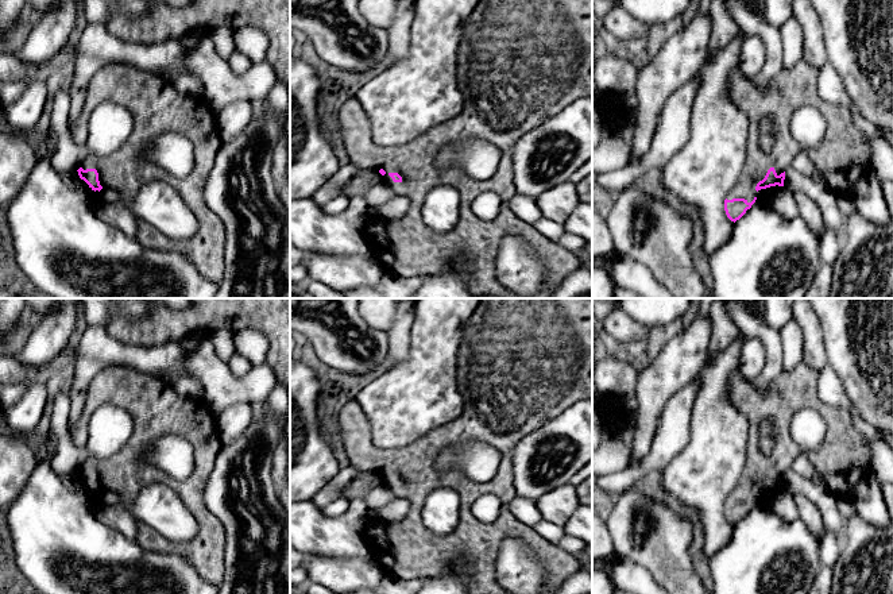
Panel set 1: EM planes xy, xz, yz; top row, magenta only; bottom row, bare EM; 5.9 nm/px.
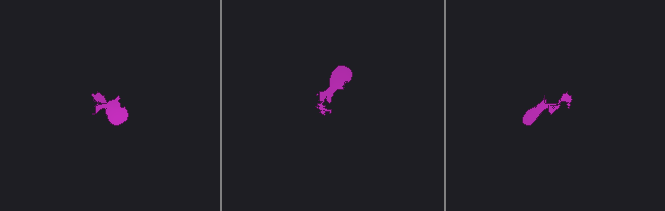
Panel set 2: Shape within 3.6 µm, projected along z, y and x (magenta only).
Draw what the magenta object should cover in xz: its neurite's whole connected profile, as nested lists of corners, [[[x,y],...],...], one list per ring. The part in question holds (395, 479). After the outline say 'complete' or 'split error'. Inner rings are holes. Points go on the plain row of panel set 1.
[[[483,298],[480,304],[478,305],[476,310],[472,313],[467,324],[464,325],[464,333],[461,339],[461,344],[459,348],[459,358],[457,358],[457,383],[461,386],[463,396],[464,396],[464,410],[460,417],[440,425],[432,431],[429,431],[422,437],[417,439],[414,443],[395,450],[380,450],[372,444],[371,439],[371,427],[367,416],[364,414],[360,405],[356,402],[356,400],[349,401],[339,413],[340,418],[340,429],[341,429],[341,439],[344,443],[345,454],[349,459],[349,463],[355,466],[360,472],[364,471],[375,471],[378,472],[384,482],[384,486],[394,494],[397,498],[403,498],[410,504],[410,509],[406,514],[406,517],[401,521],[382,521],[376,520],[370,522],[368,526],[364,528],[364,536],[370,543],[370,549],[372,554],[378,558],[379,566],[393,578],[397,579],[415,579],[415,578],[429,578],[434,575],[441,575],[446,571],[453,570],[459,563],[464,563],[467,566],[467,570],[471,574],[468,586],[471,594],[511,594],[509,590],[503,589],[498,579],[496,579],[496,559],[499,554],[499,548],[502,541],[507,536],[513,536],[515,539],[522,540],[534,554],[534,556],[548,568],[548,587],[545,594],[553,594],[557,587],[567,580],[571,575],[577,572],[583,566],[576,559],[575,555],[571,555],[569,552],[558,548],[556,544],[548,541],[542,536],[540,536],[533,526],[527,526],[523,522],[518,521],[513,513],[509,510],[509,502],[517,495],[515,487],[514,487],[514,472],[513,472],[513,462],[511,462],[511,454],[514,447],[530,432],[538,429],[548,421],[553,420],[554,417],[560,416],[565,409],[571,408],[573,404],[584,400],[592,400],[592,298]],[[465,441],[479,441],[486,443],[491,447],[494,447],[496,451],[502,454],[502,462],[499,464],[499,468],[494,477],[492,481],[484,482],[484,483],[476,483],[468,479],[463,472],[456,470],[441,470],[436,466],[436,460],[438,458],[438,454],[453,446],[453,444],[463,444]],[[436,489],[452,489],[455,490],[460,497],[460,506],[459,506],[459,524],[456,528],[445,535],[445,536],[436,536],[430,533],[421,521],[421,506],[426,498],[426,495],[436,490]],[[484,494],[494,494],[502,501],[502,508],[499,512],[499,516],[492,522],[483,522],[478,520],[472,512],[471,508],[473,502],[484,495]]]; split error

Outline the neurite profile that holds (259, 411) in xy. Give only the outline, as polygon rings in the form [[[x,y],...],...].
[[[264,400],[251,404],[251,424],[252,423],[262,423],[270,417],[268,414],[268,405],[266,404]]]

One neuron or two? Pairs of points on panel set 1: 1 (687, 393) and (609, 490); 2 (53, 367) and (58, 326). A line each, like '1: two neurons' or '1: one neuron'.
1: one neuron
2: two neurons

